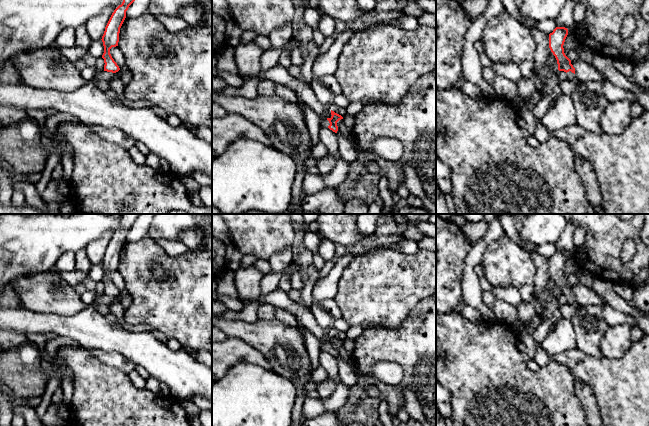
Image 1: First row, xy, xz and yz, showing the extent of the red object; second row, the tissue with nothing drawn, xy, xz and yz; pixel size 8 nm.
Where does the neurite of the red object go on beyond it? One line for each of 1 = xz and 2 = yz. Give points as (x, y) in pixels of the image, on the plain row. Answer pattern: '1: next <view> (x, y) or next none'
1: next xz (325, 346)
2: next yz (571, 300)

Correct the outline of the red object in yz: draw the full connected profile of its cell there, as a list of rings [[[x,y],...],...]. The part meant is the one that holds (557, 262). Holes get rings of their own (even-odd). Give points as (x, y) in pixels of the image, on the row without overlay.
[[[556,251],[549,258],[549,272],[557,284],[558,294],[566,296],[569,304],[574,304],[576,303],[575,292],[571,288],[571,284],[565,279],[563,272],[567,259],[567,252]]]

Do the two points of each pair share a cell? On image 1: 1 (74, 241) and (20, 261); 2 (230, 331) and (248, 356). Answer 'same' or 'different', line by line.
1: same
2: different

